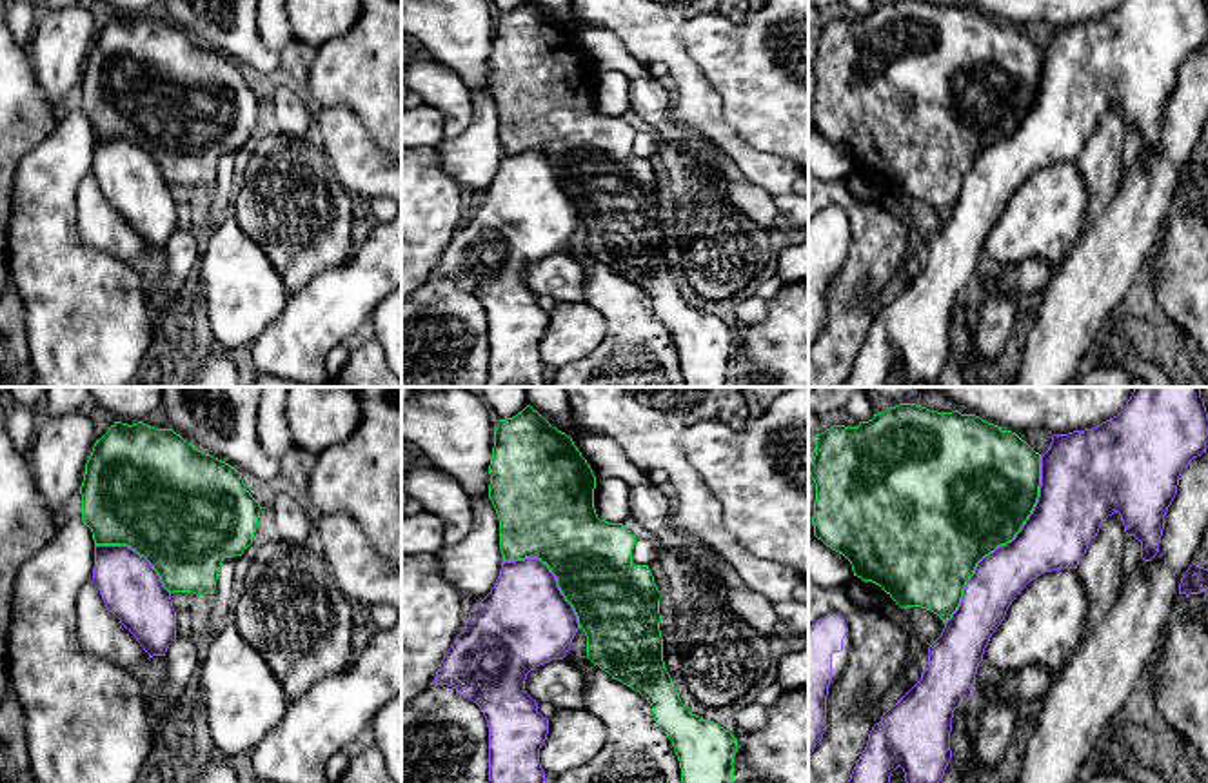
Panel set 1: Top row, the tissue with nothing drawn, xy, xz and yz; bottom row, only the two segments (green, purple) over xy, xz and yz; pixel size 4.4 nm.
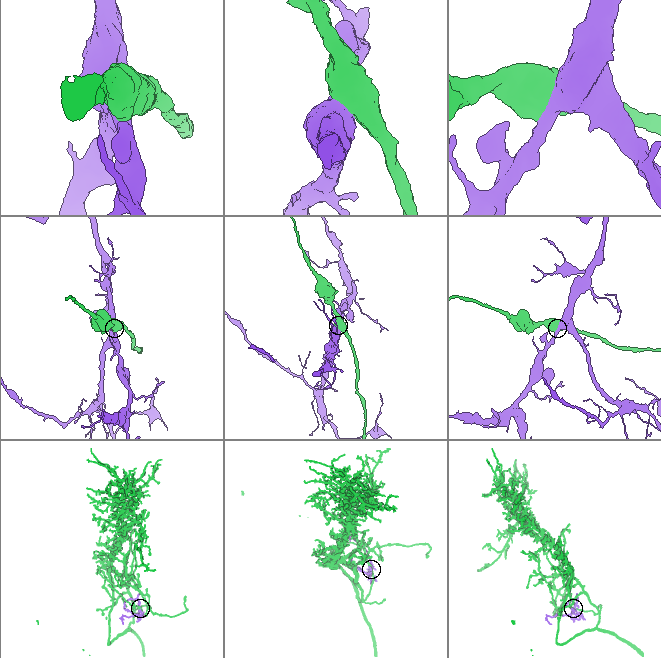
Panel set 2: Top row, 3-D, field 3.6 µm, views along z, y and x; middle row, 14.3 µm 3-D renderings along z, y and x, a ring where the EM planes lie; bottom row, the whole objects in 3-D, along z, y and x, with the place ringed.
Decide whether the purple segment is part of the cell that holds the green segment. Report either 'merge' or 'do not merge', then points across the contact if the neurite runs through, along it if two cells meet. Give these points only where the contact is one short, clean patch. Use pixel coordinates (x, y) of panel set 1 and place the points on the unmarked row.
do not merge

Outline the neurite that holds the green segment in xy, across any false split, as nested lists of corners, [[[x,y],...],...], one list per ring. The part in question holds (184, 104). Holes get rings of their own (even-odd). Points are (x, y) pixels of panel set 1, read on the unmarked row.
[[[114,15],[96,33],[85,56],[80,87],[82,113],[91,122],[94,136],[131,140],[153,158],[171,187],[205,189],[214,185],[222,154],[242,149],[252,136],[262,104],[247,84],[242,65],[234,60],[194,42],[173,22],[156,22],[142,15],[133,18]]]

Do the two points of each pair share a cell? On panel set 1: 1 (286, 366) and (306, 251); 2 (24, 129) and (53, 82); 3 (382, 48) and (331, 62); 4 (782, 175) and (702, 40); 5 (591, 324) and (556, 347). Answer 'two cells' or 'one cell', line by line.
1: two cells
2: two cells
3: one cell
4: two cells
5: one cell

